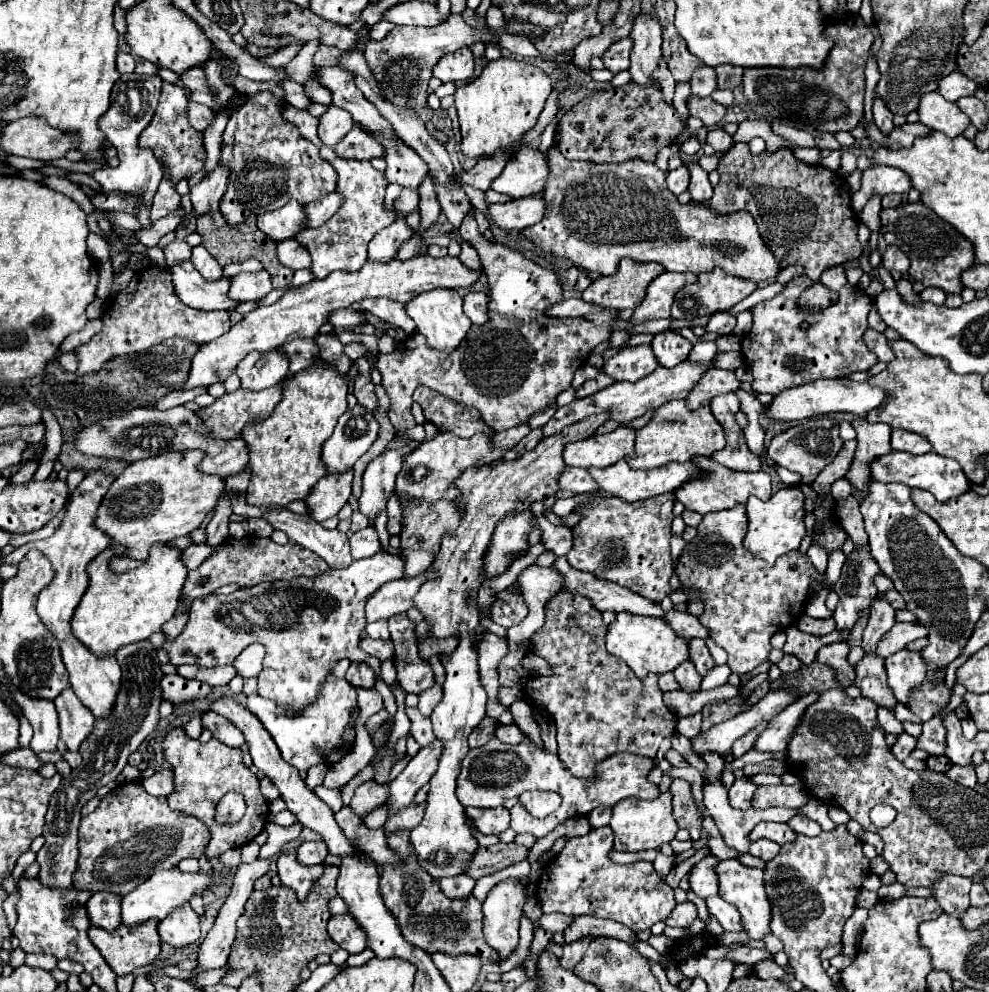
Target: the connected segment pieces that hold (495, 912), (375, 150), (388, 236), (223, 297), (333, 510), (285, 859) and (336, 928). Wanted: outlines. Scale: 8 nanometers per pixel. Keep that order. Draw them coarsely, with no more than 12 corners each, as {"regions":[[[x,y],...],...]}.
{"regions":[[[499,881],[483,903],[487,943],[507,959],[519,941],[525,889]],[[357,125],[335,147],[347,159],[383,157],[379,143]],[[405,217],[377,233],[369,261],[389,263],[413,235]],[[189,261],[173,265],[177,297],[193,309],[229,311],[229,277],[207,281]],[[353,469],[325,475],[307,505],[311,519],[335,517],[347,503]],[[297,851],[277,859],[281,883],[305,899],[323,865],[301,865]],[[349,913],[331,917],[329,935],[349,953],[367,947],[367,935]]]}

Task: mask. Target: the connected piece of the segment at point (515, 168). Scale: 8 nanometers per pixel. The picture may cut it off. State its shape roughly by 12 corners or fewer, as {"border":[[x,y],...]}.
{"border":[[523,145],[493,189],[519,199],[543,191],[547,157]]}

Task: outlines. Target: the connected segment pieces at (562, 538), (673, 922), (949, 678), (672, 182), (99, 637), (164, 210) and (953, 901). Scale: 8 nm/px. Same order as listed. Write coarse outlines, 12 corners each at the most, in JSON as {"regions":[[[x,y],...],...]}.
{"regions":[[[543,504],[531,511],[543,525],[543,544],[555,555],[567,555],[573,545],[569,527],[543,519]],[[691,901],[677,905],[667,917],[669,927],[687,929],[697,919]],[[961,655],[949,664],[945,672],[948,689],[955,684],[957,669],[970,656]],[[685,165],[667,173],[673,195],[689,187],[689,169]],[[155,543],[113,573],[115,545],[91,561],[71,619],[95,655],[161,631],[187,577],[181,551]],[[165,173],[151,203],[151,223],[173,213],[181,197]],[[943,875],[935,885],[941,909],[961,919],[971,907],[971,879]]]}

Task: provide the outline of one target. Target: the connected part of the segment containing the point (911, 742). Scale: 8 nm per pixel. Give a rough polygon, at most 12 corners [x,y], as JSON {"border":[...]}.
{"border":[[897,735],[891,753],[899,761],[905,761],[915,747],[917,739]]}

